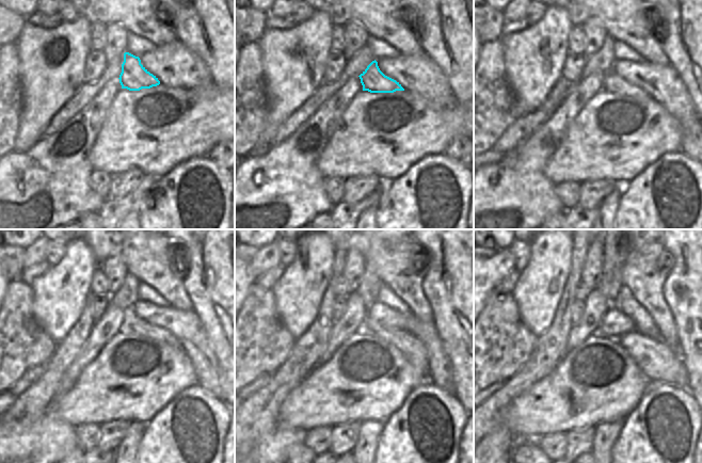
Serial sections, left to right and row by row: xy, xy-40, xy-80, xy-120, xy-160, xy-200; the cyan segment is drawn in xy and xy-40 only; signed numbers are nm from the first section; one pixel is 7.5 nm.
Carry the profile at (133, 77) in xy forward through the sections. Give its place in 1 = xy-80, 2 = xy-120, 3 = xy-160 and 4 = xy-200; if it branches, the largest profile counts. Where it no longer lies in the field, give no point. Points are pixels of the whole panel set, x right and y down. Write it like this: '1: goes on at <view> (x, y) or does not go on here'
1: goes on at xy-80 (612, 83)
2: goes on at xy-120 (133, 324)
3: goes on at xy-160 (414, 351)
4: goes on at xy-200 (657, 362)

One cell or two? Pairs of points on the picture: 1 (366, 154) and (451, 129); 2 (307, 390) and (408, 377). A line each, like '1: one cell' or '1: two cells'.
1: one cell
2: one cell

